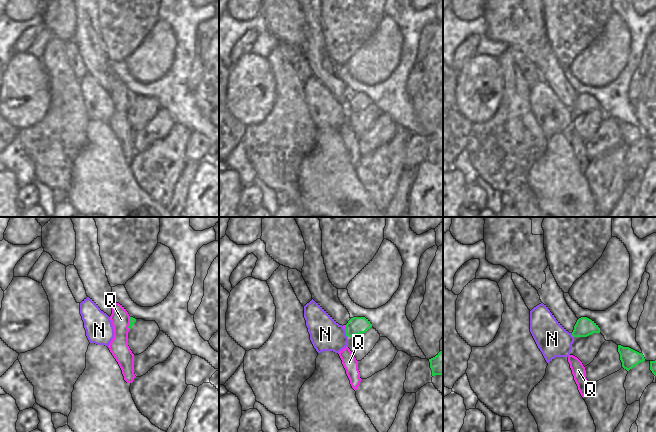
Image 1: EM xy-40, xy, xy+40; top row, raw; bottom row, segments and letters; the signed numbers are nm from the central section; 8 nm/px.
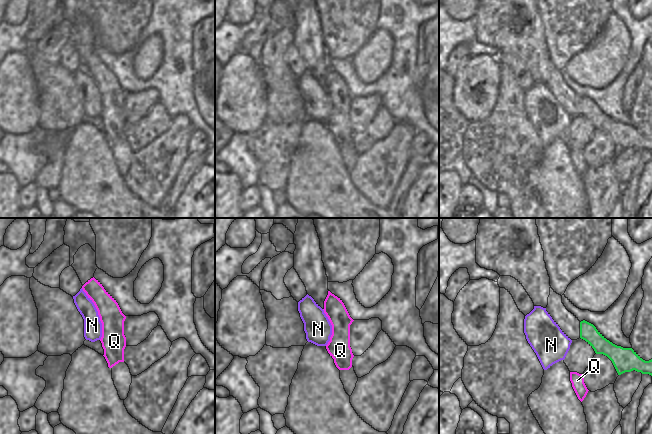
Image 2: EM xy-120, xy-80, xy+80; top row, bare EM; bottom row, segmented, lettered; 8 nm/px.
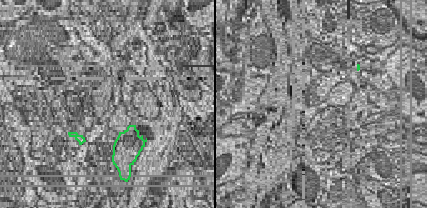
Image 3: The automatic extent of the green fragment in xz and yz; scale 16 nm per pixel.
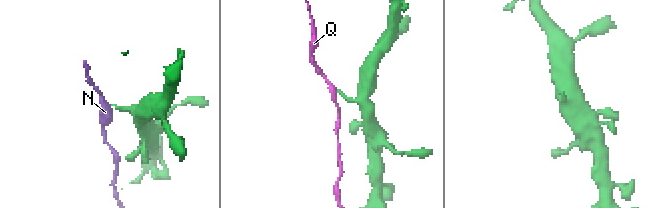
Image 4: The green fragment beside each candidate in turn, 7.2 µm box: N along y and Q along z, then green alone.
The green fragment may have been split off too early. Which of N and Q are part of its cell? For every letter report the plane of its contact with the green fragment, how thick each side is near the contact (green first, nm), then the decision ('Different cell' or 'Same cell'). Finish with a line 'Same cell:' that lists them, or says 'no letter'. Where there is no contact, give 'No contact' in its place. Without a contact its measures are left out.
N: Touches green in xy. Thickness 140 nm (green) against 260 nm. Different cell
Q: Touches green in xy-40. Thickness 50 nm (green) against 150 nm. Different cell
Same cell: no letter.

